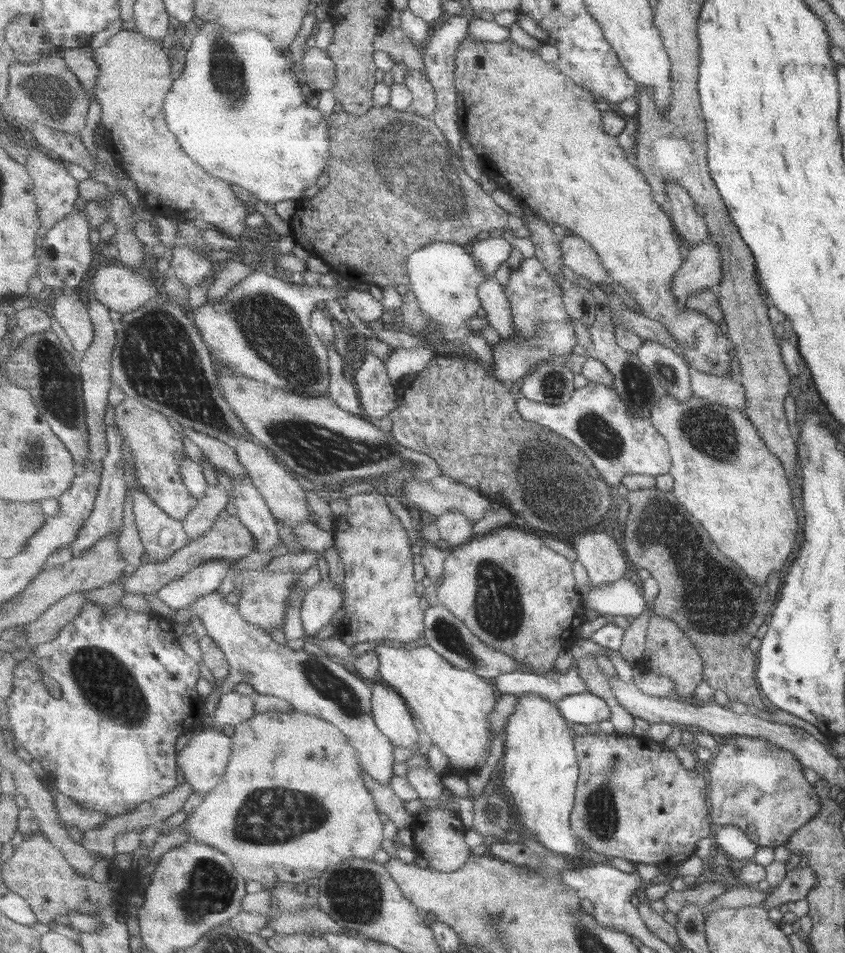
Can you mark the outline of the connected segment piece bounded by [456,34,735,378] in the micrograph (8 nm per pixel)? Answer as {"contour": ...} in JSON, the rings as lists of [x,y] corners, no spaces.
{"contour":[[[472,34],[466,36],[464,44],[460,46],[457,62],[457,88],[458,88],[458,107],[460,114],[460,126],[466,138],[473,141],[474,147],[477,149],[482,159],[482,168],[486,175],[496,182],[499,188],[509,192],[514,196],[524,208],[532,208],[546,220],[554,225],[558,230],[570,232],[578,236],[584,237],[599,252],[606,266],[606,270],[612,274],[612,279],[624,286],[628,294],[630,294],[638,304],[644,309],[646,315],[666,324],[666,328],[672,332],[672,336],[676,336],[679,346],[682,348],[683,354],[686,355],[688,364],[697,368],[700,372],[712,374],[712,376],[728,375],[728,378],[735,378],[730,373],[730,362],[734,357],[733,342],[728,334],[722,332],[720,326],[706,313],[702,313],[696,309],[690,309],[687,301],[678,300],[678,295],[674,293],[674,278],[676,274],[682,270],[682,264],[687,254],[682,254],[682,244],[678,240],[678,232],[674,226],[674,220],[670,218],[670,214],[666,213],[658,201],[655,200],[655,192],[648,182],[647,176],[639,169],[637,163],[632,163],[629,156],[620,145],[619,138],[607,134],[604,129],[603,112],[598,110],[596,102],[600,100],[597,94],[592,93],[586,88],[580,87],[576,82],[560,71],[556,62],[548,62],[540,56],[538,50],[530,50],[522,48],[513,39],[506,42],[490,42],[490,40],[474,40]]]}

